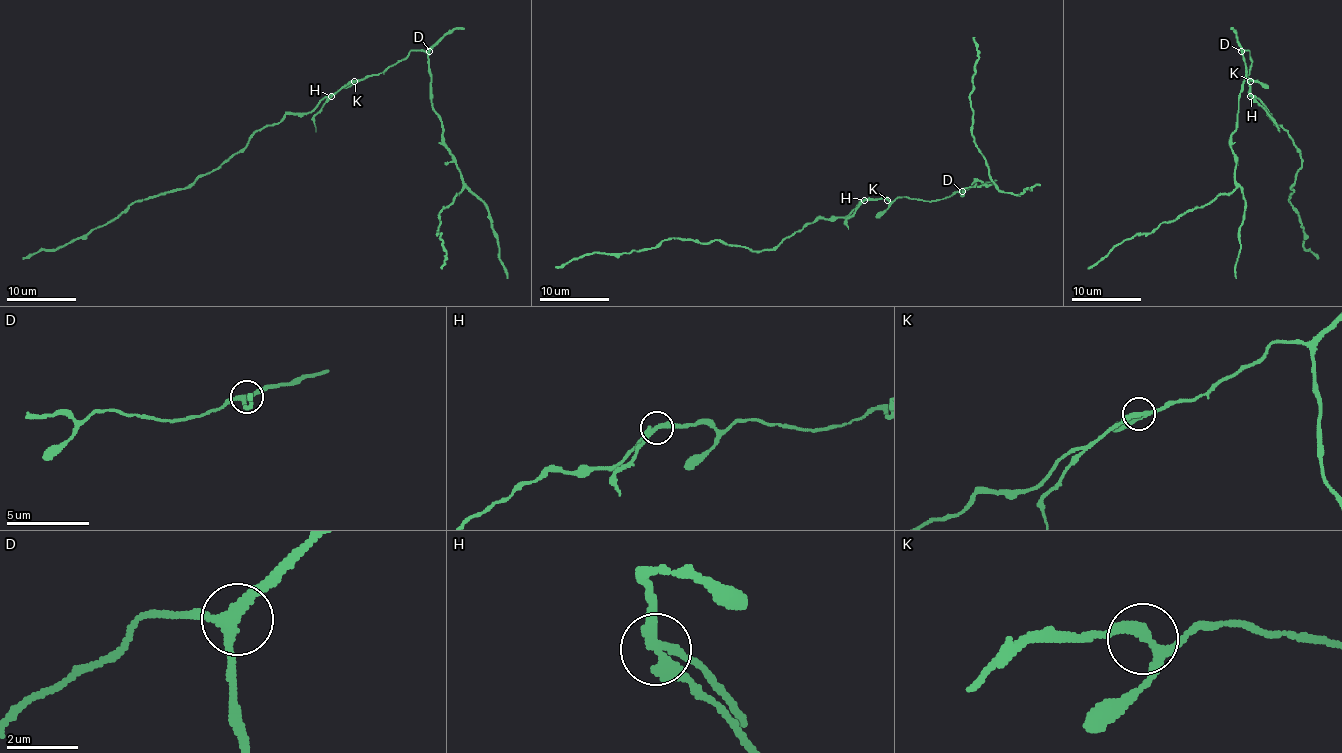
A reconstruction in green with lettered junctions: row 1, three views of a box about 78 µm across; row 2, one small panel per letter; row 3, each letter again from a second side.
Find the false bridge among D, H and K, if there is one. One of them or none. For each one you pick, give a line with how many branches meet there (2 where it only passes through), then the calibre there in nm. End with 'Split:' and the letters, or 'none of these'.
H: 3 branches meet; 240 nm thick
Split: H

